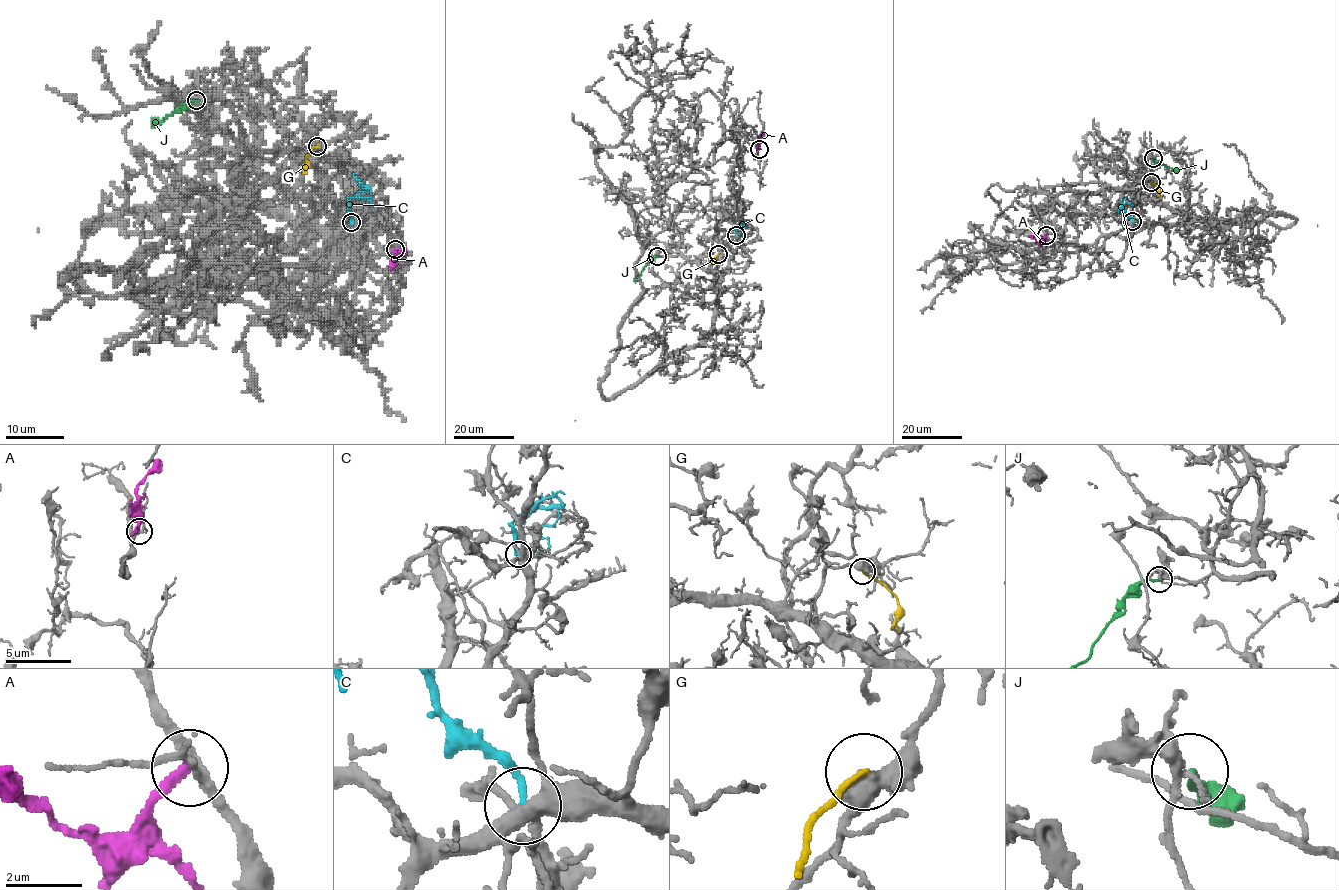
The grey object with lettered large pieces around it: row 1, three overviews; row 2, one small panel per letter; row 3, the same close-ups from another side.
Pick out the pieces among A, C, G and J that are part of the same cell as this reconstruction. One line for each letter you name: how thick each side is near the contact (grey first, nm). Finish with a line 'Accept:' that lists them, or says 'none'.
Accept: none

